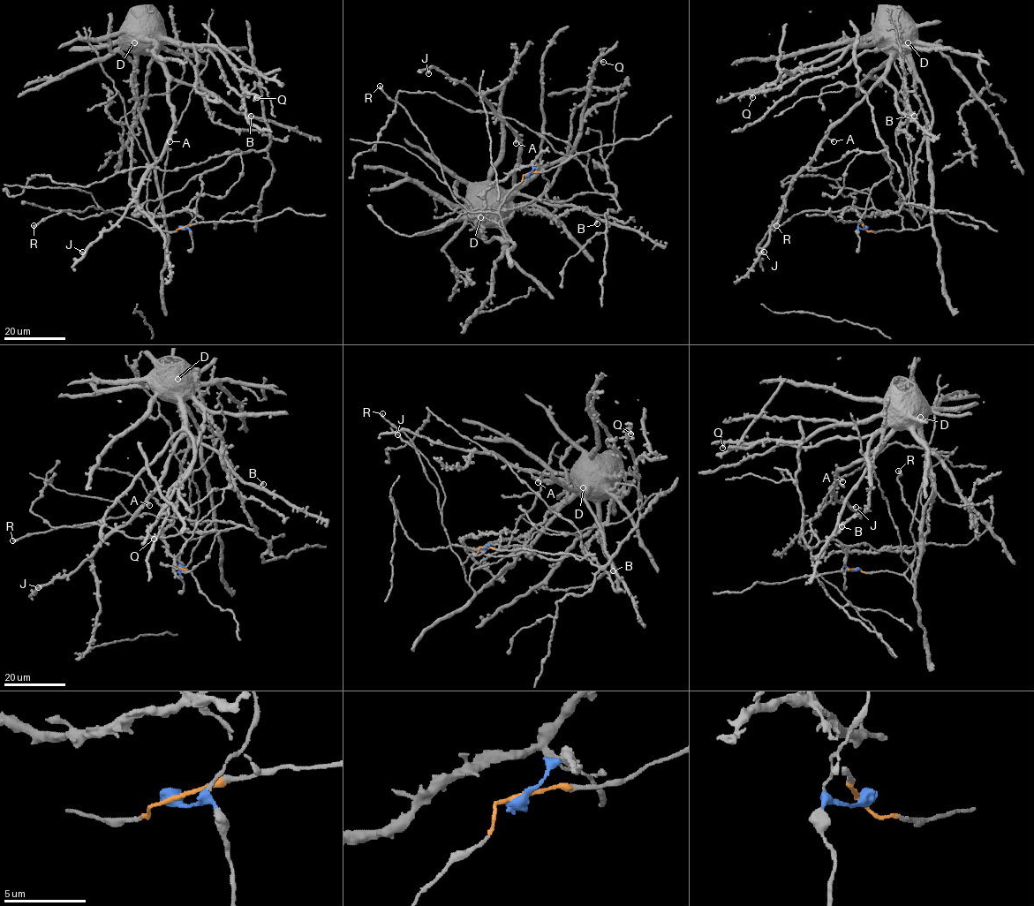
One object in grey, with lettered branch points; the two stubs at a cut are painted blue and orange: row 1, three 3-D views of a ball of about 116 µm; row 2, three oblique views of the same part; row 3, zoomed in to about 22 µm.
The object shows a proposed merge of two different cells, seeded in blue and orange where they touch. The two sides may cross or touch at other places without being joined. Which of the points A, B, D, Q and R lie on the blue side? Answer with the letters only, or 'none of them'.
none of them

